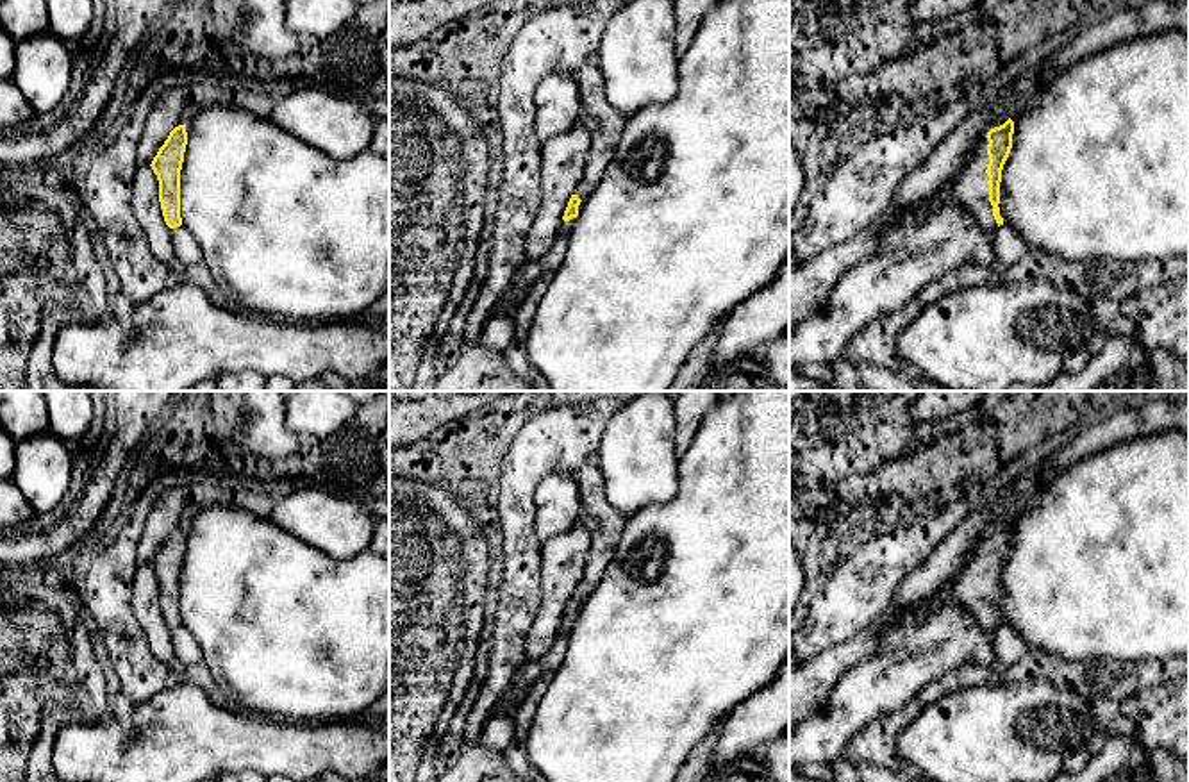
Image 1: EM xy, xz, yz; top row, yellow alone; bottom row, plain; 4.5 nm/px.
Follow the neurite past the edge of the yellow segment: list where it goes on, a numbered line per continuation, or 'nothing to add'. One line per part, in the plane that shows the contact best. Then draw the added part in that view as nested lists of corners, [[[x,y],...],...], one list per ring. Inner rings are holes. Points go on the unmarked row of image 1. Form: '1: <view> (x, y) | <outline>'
1: yz (811, 682) | [[[987,532],[978,539],[973,559],[964,571],[946,586],[925,614],[910,620],[896,607],[887,607],[852,639],[827,648],[807,662],[789,666],[789,725],[811,716],[825,703],[846,670],[884,652],[894,636],[914,621],[921,623],[946,607],[960,605],[982,630],[996,630],[998,623],[993,616],[989,577],[985,573],[989,564]]]

